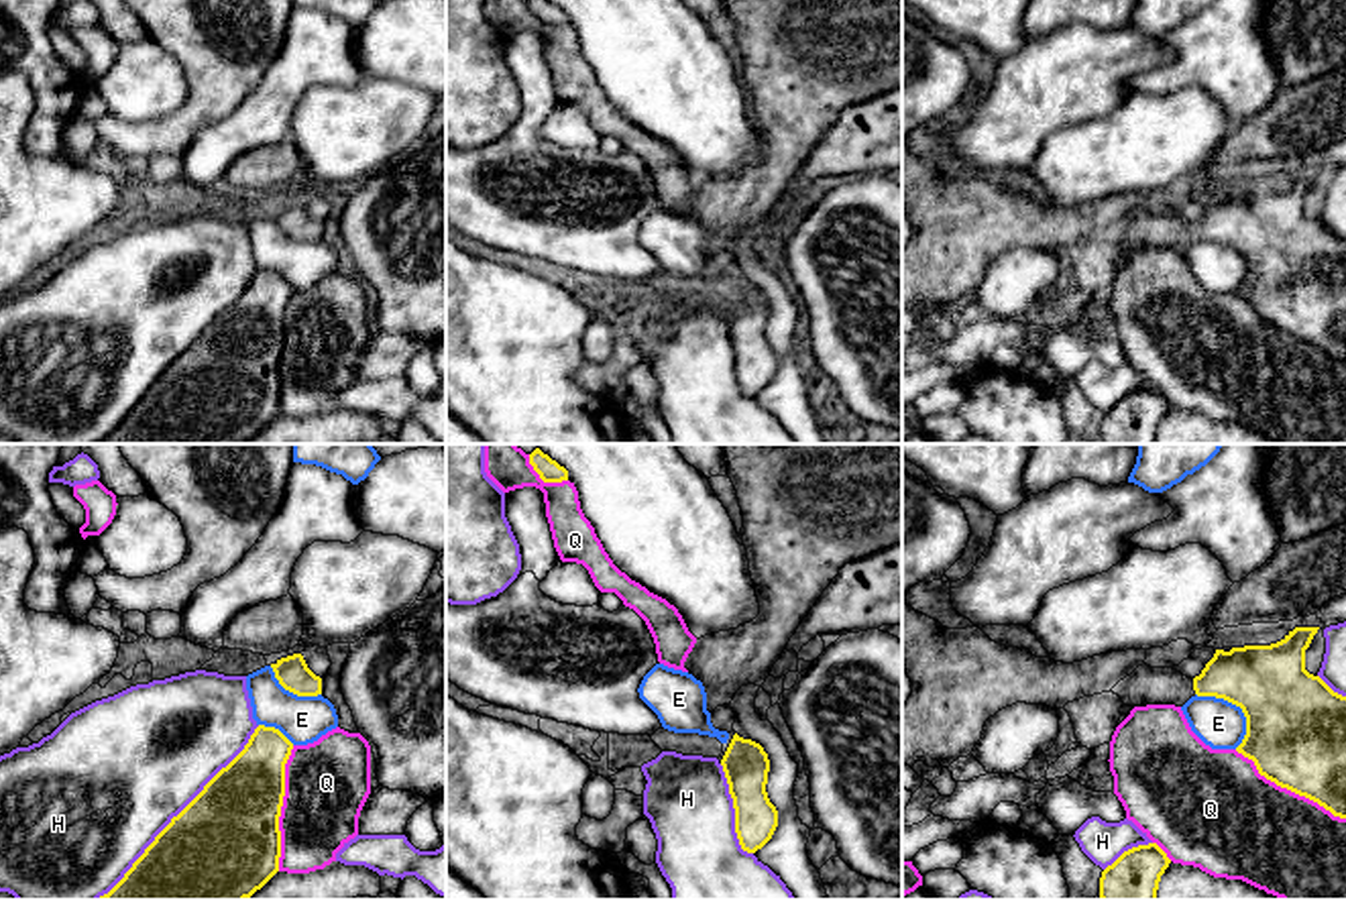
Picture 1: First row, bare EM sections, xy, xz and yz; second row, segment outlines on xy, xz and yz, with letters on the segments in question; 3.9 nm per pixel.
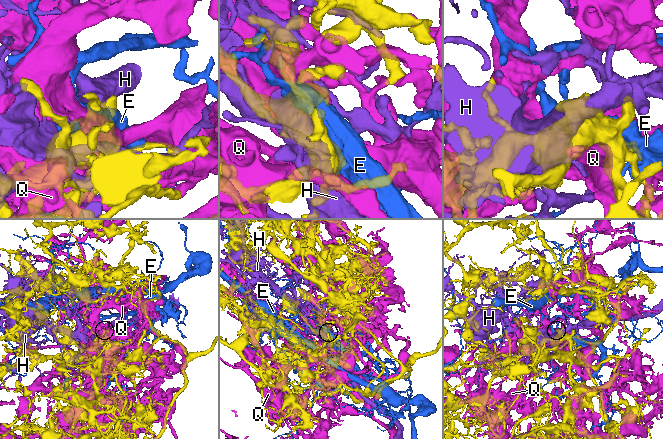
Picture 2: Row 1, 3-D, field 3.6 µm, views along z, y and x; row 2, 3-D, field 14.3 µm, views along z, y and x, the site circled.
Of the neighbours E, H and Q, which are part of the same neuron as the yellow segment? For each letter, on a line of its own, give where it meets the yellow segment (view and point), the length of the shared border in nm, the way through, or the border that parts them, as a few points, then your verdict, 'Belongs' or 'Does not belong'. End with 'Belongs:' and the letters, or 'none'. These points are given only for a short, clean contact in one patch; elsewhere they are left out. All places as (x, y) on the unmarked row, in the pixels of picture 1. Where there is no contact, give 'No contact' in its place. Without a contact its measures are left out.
E: Touches yellow at yz (1239, 249). Shared border 280 nm. Does not belong
H: Touches yellow at xy (178, 359). Shared border 950 nm. Does not belong
Q: Touches yellow at xy (279, 353). Shared border 500 nm. Does not belong
Belongs: none

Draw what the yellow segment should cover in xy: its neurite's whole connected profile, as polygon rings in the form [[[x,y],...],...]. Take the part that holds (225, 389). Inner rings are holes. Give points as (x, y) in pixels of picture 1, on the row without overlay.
[[[259,269],[244,293],[155,381],[124,421],[98,444],[246,444],[277,415],[285,307],[293,287]]]

